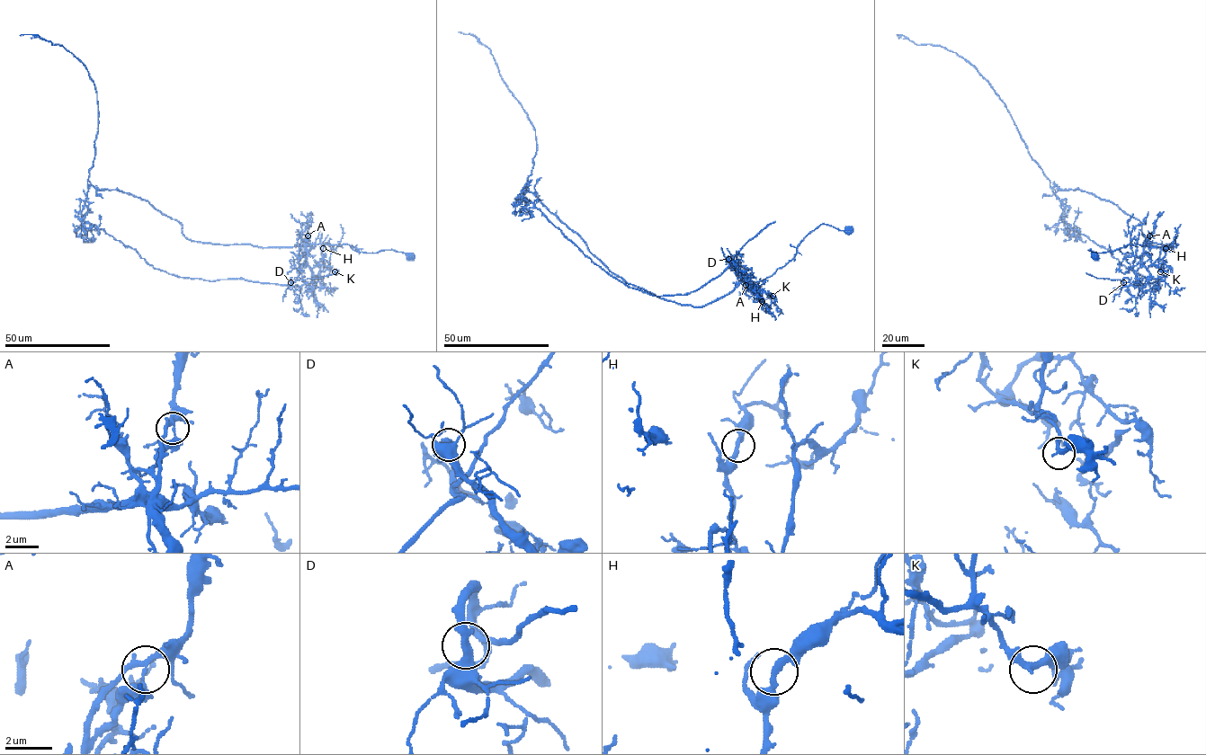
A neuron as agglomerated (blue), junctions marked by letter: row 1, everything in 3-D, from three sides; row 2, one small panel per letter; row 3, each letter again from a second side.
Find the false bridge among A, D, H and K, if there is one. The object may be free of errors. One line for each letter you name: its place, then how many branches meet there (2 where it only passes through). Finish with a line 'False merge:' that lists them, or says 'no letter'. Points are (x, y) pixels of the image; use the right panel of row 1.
A: at (1149, 235); 2 branches meet
False merge: A

